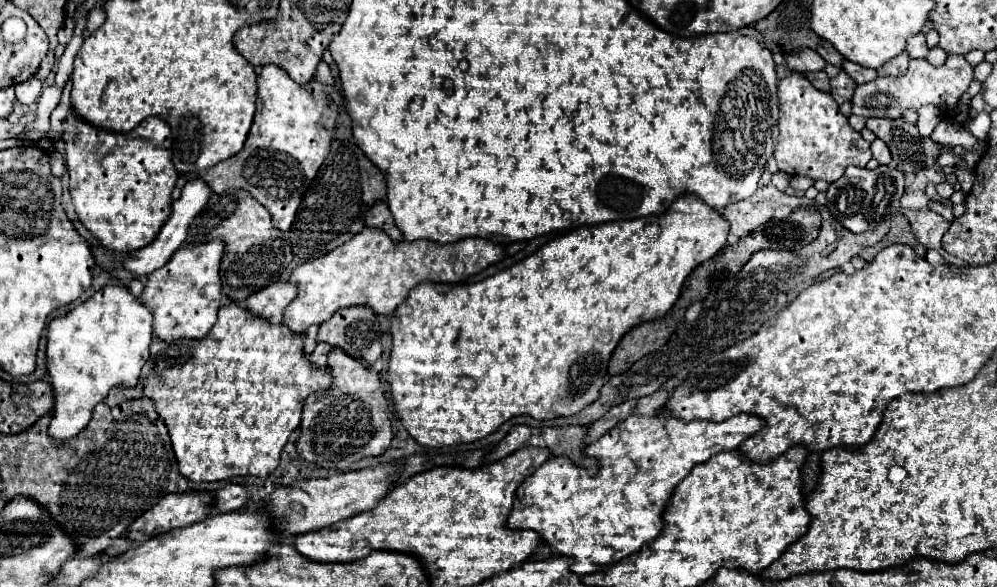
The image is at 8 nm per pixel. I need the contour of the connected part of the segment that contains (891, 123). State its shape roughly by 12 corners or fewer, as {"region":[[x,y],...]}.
{"region":[[868,119],[898,169],[936,165],[940,145],[900,119]]}

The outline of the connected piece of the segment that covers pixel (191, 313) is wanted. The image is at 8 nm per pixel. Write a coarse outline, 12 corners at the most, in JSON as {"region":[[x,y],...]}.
{"region":[[222,241],[184,245],[140,299],[164,341],[208,335]]}

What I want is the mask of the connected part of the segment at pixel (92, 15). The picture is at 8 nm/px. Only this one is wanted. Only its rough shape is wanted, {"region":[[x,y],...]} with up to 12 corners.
{"region":[[94,7],[86,19],[84,37],[104,23],[104,11]]}

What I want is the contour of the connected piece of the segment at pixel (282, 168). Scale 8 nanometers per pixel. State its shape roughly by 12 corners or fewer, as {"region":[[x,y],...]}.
{"region":[[262,67],[240,153],[204,173],[290,233],[344,95]]}

